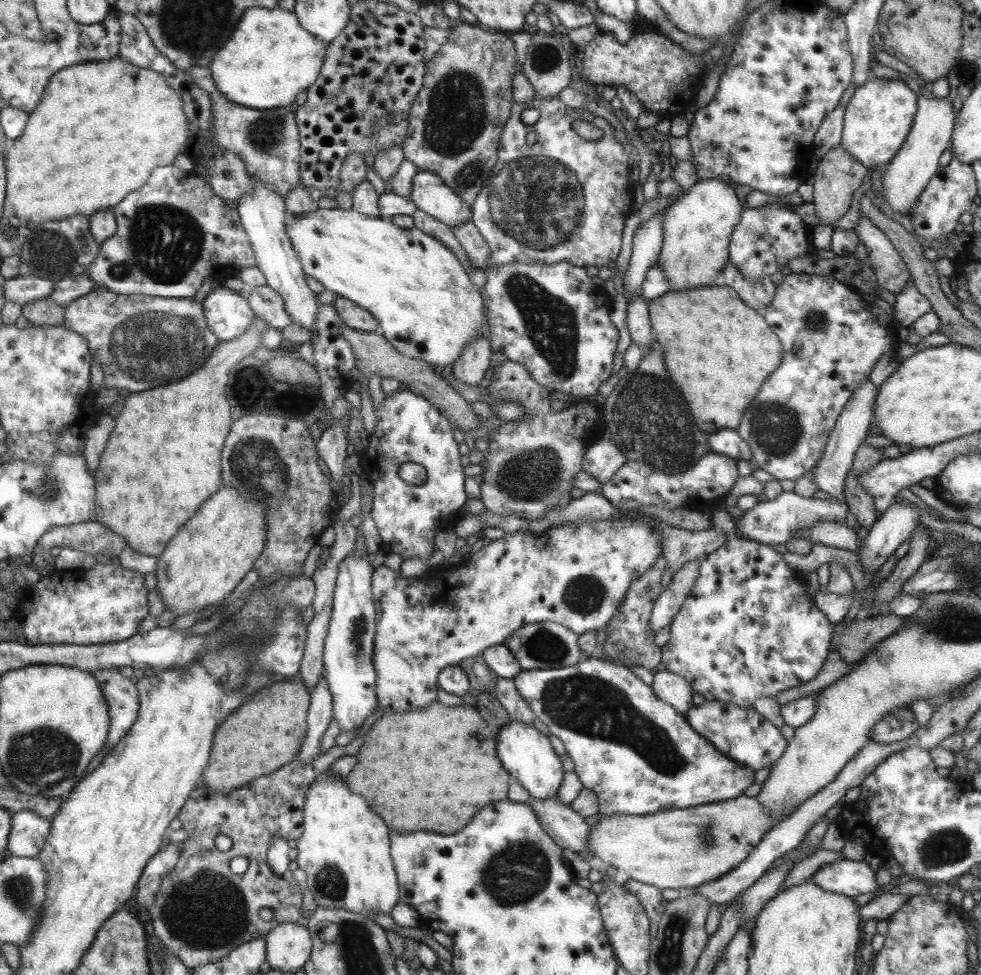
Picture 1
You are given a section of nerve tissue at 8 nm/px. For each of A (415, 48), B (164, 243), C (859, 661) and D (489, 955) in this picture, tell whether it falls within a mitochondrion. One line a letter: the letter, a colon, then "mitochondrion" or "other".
A: other
B: mitochondrion
C: other
D: other

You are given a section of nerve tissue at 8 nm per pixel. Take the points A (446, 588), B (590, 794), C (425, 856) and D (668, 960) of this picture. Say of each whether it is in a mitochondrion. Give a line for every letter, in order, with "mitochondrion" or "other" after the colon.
A: other
B: other
C: other
D: mitochondrion

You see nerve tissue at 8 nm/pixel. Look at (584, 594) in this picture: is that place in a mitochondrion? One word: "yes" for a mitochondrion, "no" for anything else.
yes

